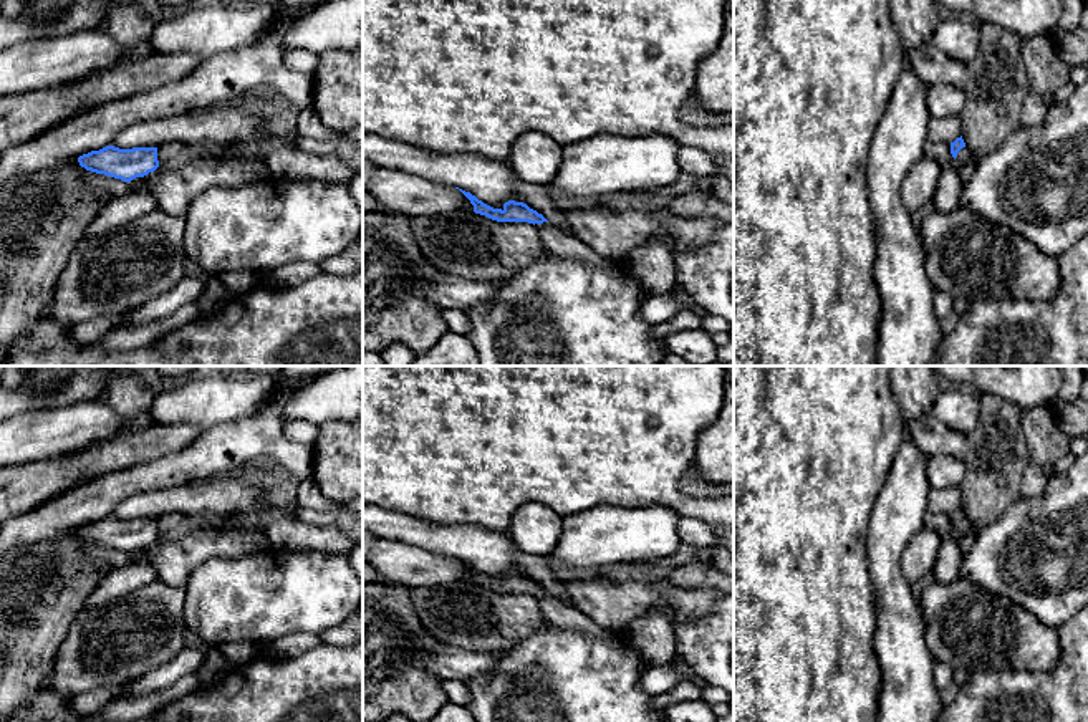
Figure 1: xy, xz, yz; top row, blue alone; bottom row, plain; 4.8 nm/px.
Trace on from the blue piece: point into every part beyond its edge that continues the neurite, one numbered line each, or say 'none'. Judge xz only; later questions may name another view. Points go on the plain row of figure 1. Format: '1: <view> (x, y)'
1: xz (555, 611)

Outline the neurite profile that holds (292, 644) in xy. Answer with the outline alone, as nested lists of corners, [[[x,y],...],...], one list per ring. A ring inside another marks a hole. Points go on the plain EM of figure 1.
[[[298,631],[286,636],[280,636],[278,639],[268,641],[263,646],[258,646],[257,656],[263,657],[295,657],[310,649],[320,646],[321,641],[316,634]]]

